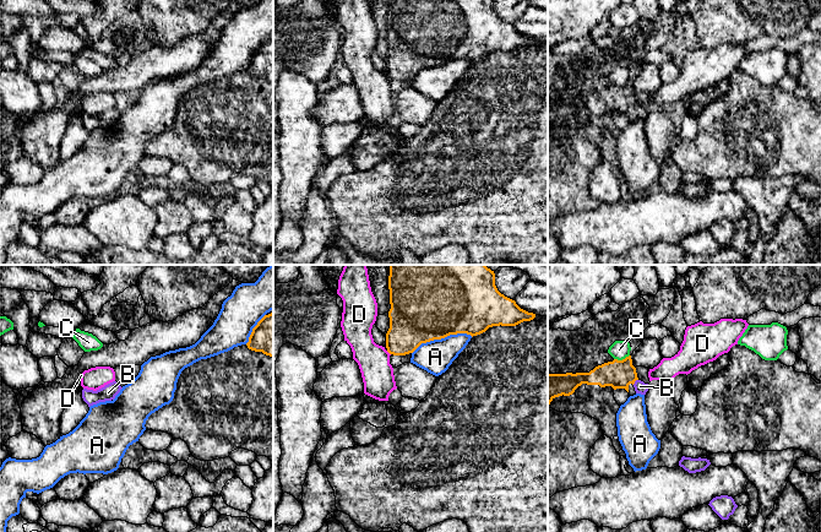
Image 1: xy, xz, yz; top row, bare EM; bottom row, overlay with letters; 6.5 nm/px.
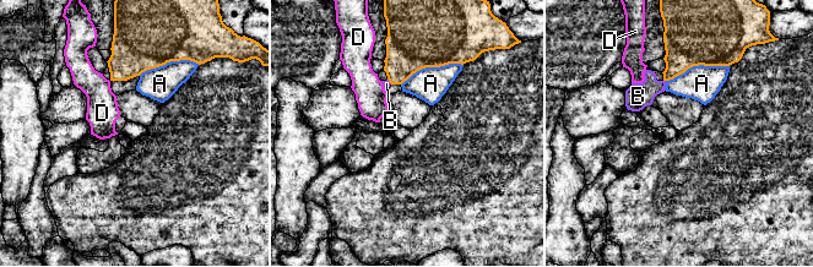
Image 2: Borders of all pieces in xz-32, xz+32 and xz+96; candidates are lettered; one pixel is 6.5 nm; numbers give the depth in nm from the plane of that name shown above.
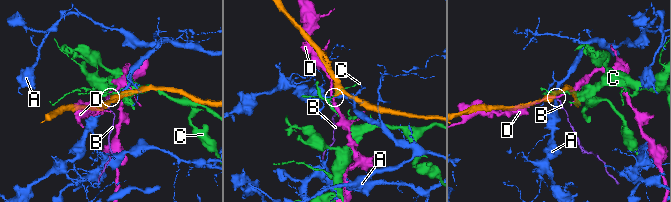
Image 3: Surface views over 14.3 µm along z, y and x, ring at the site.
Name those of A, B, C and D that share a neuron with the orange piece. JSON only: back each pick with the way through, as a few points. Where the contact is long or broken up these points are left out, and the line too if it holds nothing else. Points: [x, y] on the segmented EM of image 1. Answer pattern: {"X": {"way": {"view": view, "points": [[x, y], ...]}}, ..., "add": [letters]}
{"B": {"way": {"view": "yz", "points": [[619, 374], [626, 374], [635, 380], [640, 386]]}}, "add": ["B"]}

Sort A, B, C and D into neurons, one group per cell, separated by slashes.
A / B / C / D

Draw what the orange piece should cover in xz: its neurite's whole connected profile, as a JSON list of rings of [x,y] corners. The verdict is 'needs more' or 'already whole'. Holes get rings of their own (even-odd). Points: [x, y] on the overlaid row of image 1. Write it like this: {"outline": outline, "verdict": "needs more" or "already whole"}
{"outline": [[[390,265],[388,289],[391,309],[386,348],[393,355],[413,353],[422,343],[450,335],[467,333],[473,337],[493,326],[516,326],[535,317],[535,314],[521,309],[498,291],[495,273],[485,265]]], "verdict": "already whole"}

